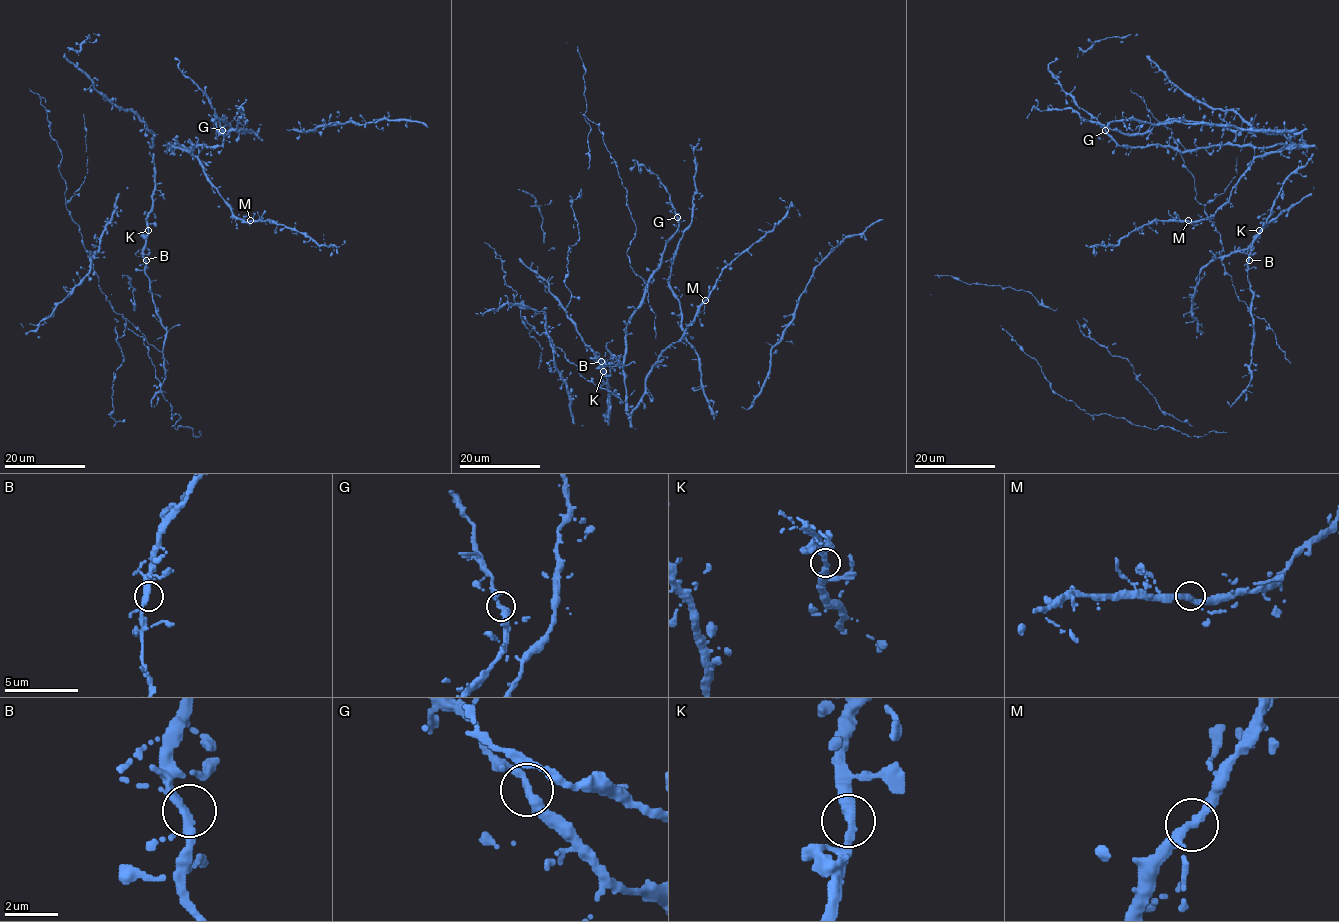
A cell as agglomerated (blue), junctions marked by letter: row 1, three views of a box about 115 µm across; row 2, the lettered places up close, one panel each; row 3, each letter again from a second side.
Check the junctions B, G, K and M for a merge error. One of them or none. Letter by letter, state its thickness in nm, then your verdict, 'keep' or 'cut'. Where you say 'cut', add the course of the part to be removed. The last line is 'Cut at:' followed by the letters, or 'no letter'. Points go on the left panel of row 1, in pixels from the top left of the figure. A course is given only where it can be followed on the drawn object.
B: calibre 340 nm; keep
G: calibre 360 nm; keep
K: calibre 360 nm; keep
M: calibre 340 nm; keep
Cut at: no letter

